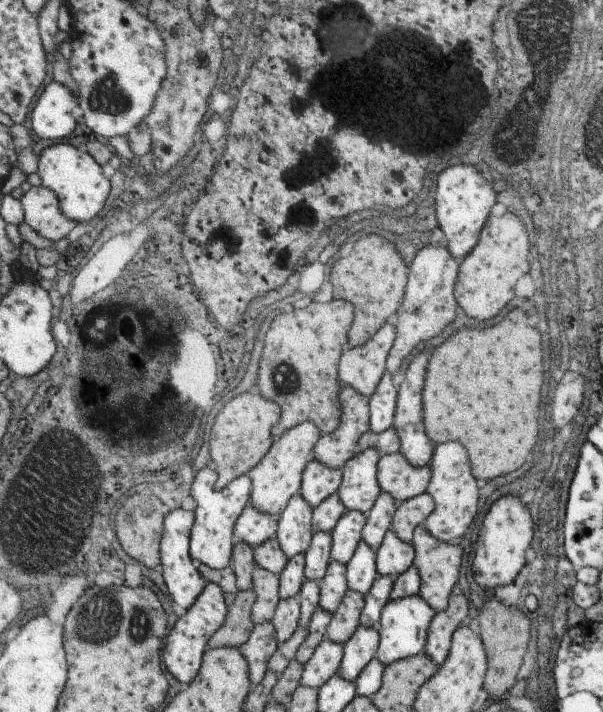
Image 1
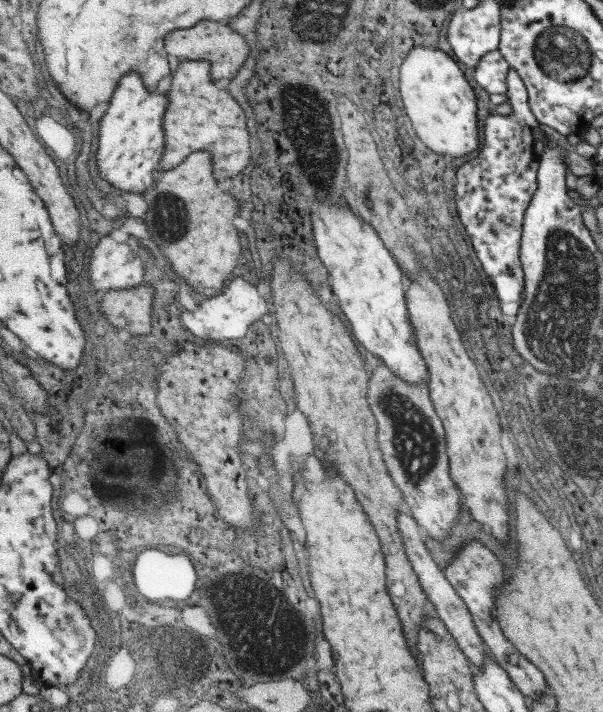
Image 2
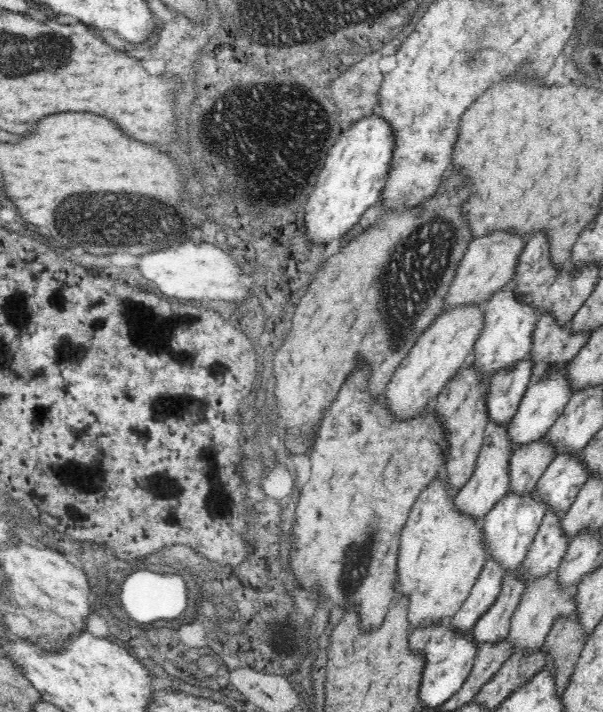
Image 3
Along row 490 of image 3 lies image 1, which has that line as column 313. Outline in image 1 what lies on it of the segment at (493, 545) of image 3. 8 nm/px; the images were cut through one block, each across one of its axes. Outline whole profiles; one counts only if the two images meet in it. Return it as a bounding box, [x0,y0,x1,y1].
[277,492,315,560]

